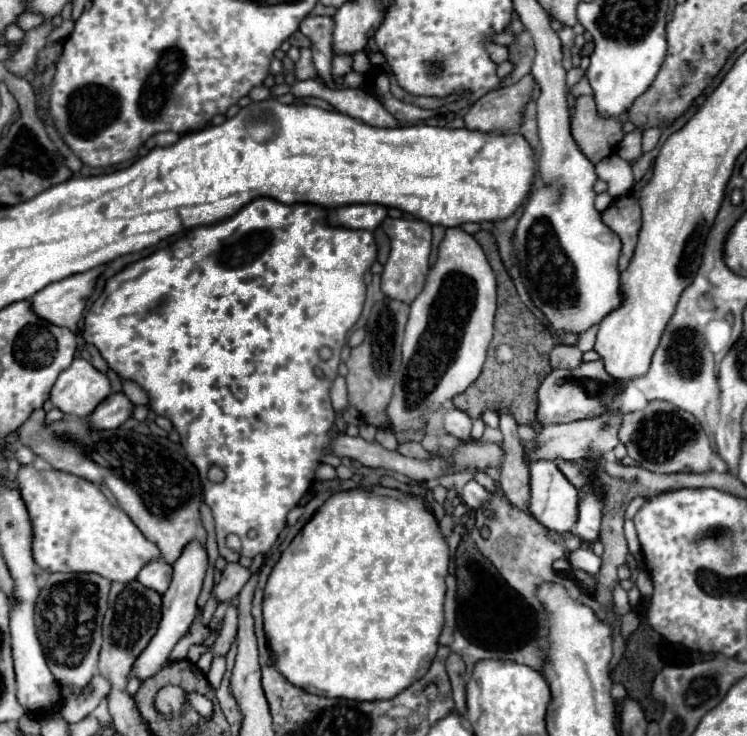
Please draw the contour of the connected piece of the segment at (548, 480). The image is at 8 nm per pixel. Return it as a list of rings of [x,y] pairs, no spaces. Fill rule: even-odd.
[[[537,460],[529,464],[529,514],[541,522],[545,528],[555,532],[569,532],[577,522],[577,502],[579,492],[577,488],[561,474],[555,462]]]

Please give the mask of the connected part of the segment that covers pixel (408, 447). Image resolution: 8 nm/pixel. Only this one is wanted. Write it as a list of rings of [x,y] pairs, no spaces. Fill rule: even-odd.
[[[401,442],[397,446],[397,452],[409,458],[429,458],[429,452],[419,442]]]

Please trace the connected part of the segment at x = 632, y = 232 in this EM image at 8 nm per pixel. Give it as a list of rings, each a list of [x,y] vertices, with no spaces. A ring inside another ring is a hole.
[[[647,172],[639,182],[635,182],[633,190],[627,196],[621,196],[613,200],[613,204],[601,214],[603,222],[621,238],[621,256],[619,256],[619,270],[625,270],[629,266],[629,260],[633,256],[637,234],[641,228],[641,206],[637,192],[641,186],[645,186],[651,178],[651,172]]]

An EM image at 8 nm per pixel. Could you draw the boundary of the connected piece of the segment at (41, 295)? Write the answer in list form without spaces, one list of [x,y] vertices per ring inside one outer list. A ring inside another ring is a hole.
[[[93,268],[85,274],[75,274],[49,284],[31,298],[31,310],[39,318],[55,326],[69,328],[73,334],[77,334],[77,322],[85,310],[83,296],[91,296],[93,284],[101,270],[103,268]]]

